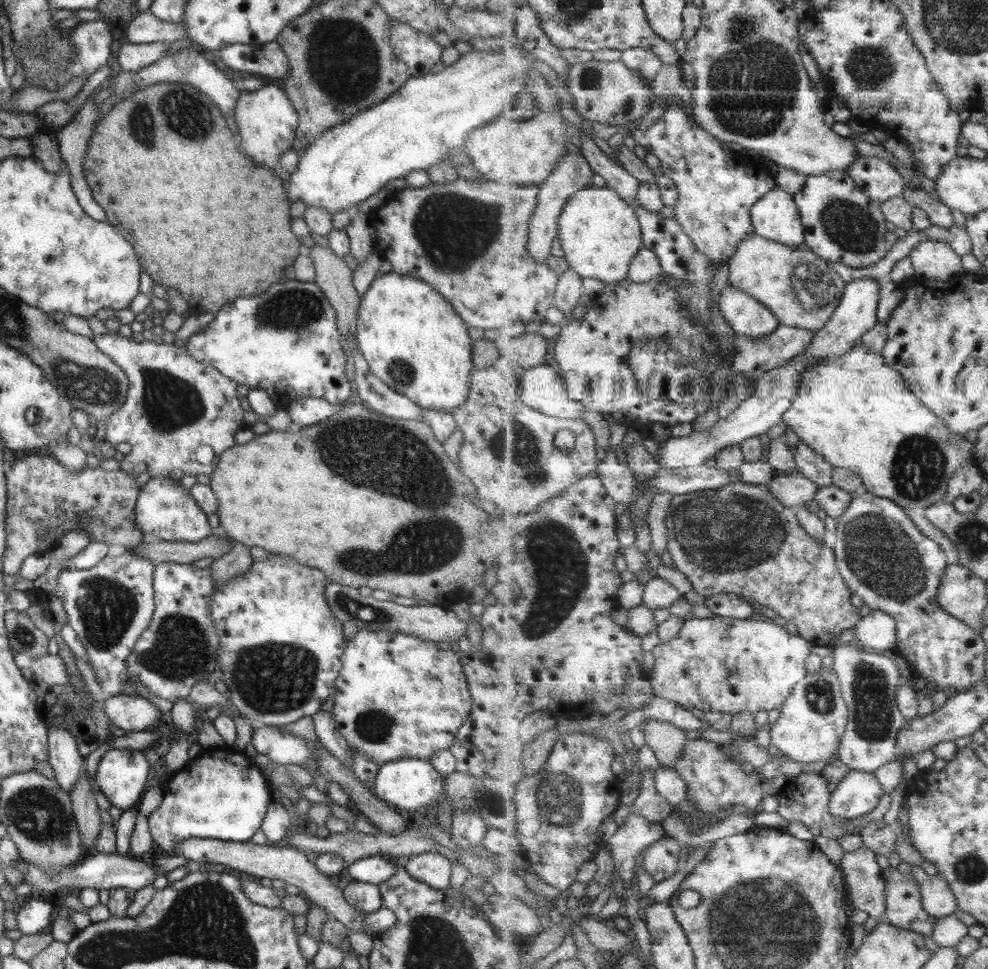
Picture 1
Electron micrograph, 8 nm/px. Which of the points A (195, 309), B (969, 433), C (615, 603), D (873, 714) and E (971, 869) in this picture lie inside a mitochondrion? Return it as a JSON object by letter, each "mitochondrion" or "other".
{"A":"other","B":"other","C":"other","D":"mitochondrion","E":"mitochondrion"}

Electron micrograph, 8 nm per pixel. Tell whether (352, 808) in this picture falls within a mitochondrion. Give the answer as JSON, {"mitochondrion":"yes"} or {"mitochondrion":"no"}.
{"mitochondrion":"no"}

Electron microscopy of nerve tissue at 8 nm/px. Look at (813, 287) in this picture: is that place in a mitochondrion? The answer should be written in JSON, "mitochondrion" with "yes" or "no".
{"mitochondrion":"yes"}

